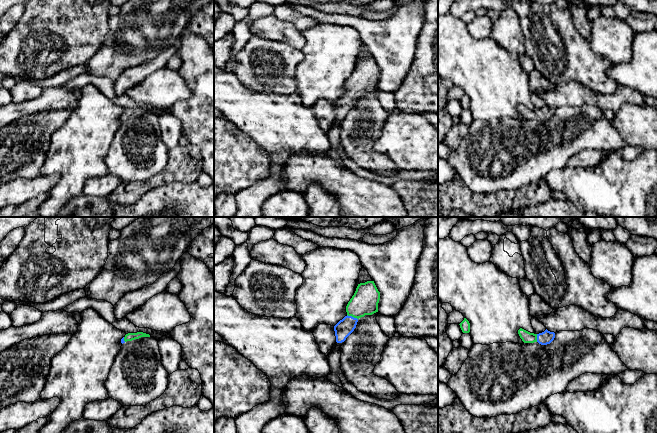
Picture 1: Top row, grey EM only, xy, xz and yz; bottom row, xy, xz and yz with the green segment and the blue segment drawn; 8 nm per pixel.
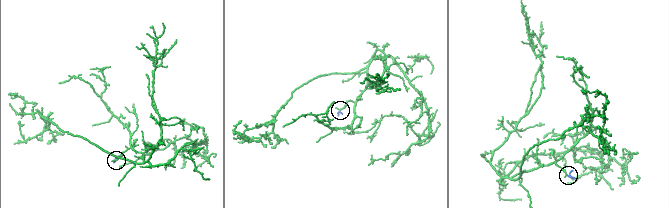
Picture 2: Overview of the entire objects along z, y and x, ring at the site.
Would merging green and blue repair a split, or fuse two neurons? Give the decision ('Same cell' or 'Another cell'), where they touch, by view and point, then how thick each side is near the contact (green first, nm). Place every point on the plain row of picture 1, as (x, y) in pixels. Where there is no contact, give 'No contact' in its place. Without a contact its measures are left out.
Same cell. Touches green at xz (352, 92). Thickness 220 nm (green) against 140 nm

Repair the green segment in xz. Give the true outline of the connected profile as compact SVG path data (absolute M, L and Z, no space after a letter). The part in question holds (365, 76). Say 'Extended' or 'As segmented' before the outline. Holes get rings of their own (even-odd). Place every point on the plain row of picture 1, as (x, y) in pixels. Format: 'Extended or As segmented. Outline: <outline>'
Extended. Outline: M374 57L358 60L356 67L346 82L347 91L335 102L336 118L342 119L356 104L358 95L378 88L380 68Z

